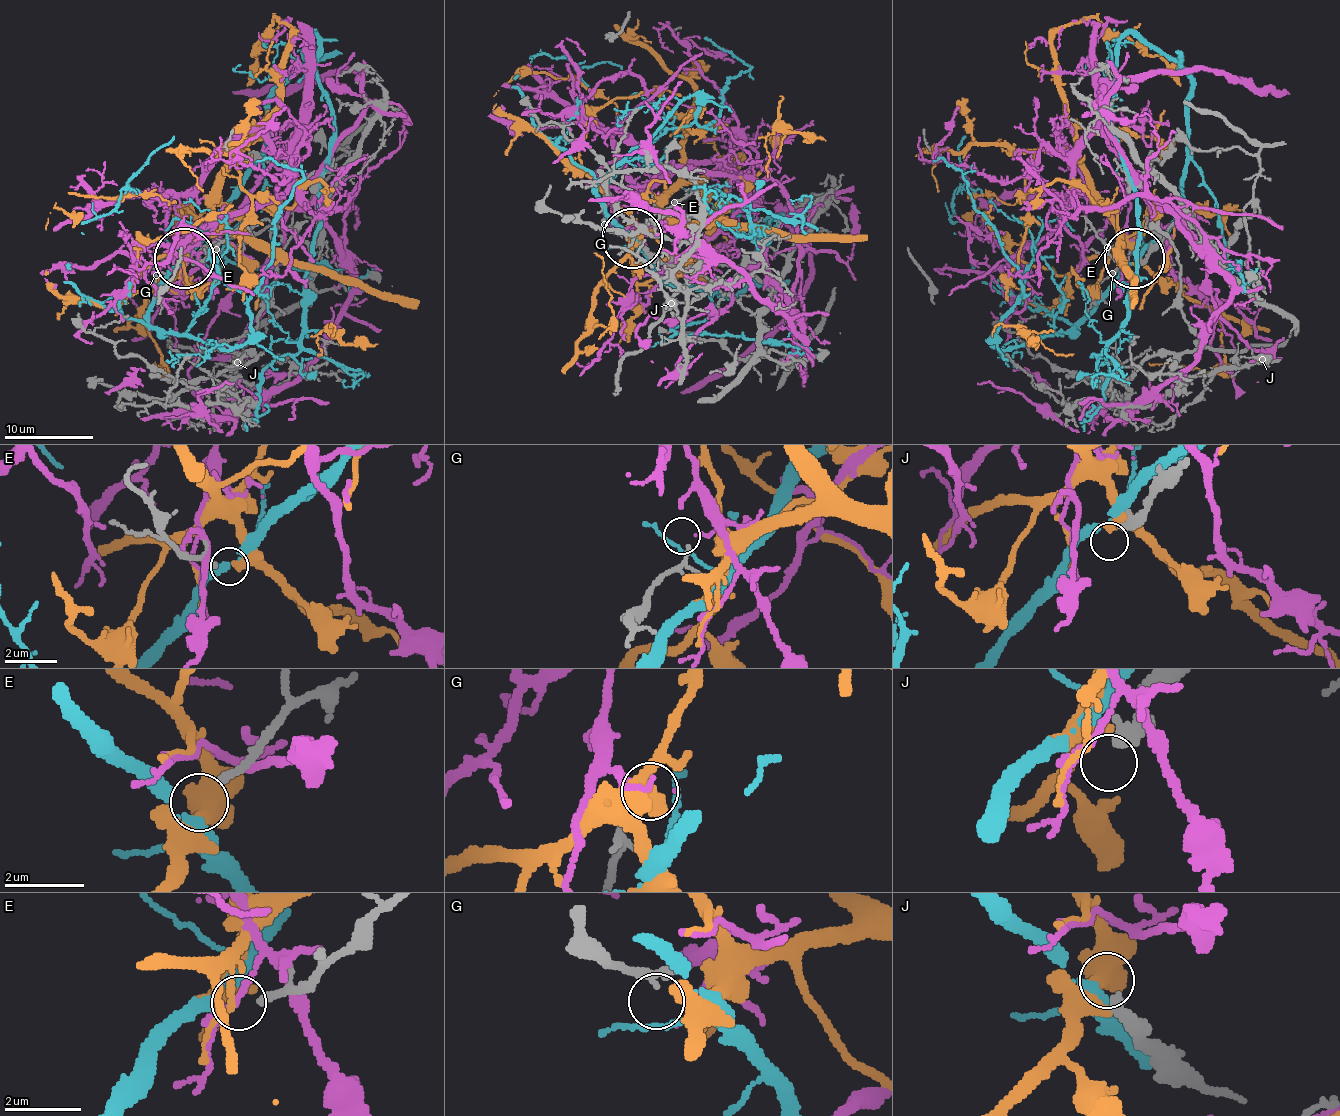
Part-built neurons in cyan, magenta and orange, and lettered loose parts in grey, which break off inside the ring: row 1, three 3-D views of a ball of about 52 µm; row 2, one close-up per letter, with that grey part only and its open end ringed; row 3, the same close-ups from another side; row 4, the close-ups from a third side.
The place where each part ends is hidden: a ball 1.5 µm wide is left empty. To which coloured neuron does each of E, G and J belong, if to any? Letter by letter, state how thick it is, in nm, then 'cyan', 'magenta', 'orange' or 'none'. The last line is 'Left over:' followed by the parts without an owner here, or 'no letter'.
E: 140 nm thick; cyan
G: 80 nm thick; none
J: 360 nm thick; none
Left over: G, J

